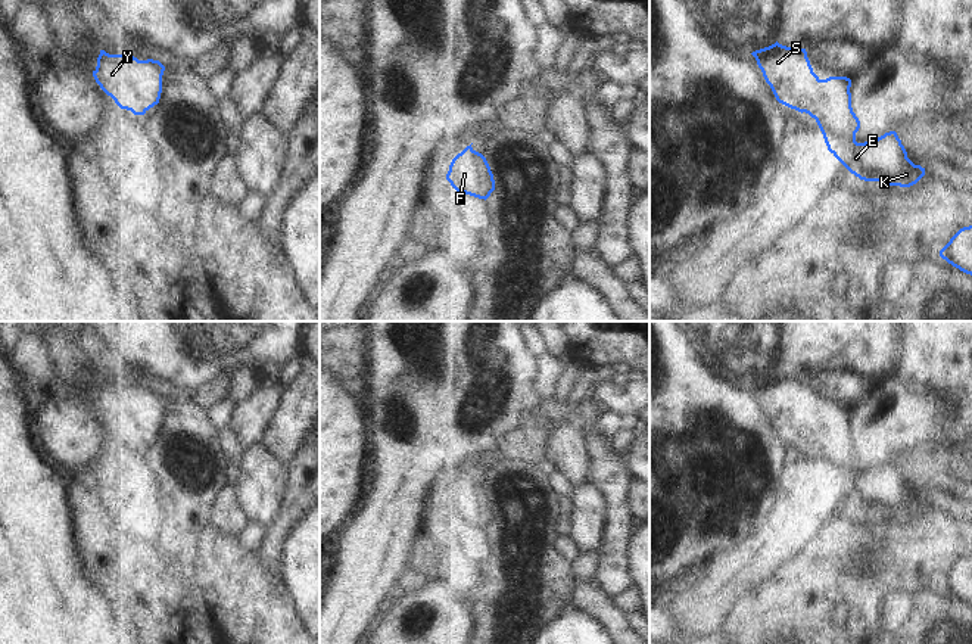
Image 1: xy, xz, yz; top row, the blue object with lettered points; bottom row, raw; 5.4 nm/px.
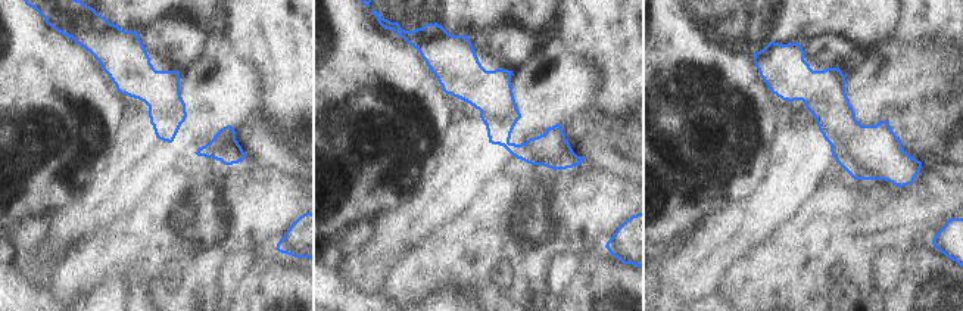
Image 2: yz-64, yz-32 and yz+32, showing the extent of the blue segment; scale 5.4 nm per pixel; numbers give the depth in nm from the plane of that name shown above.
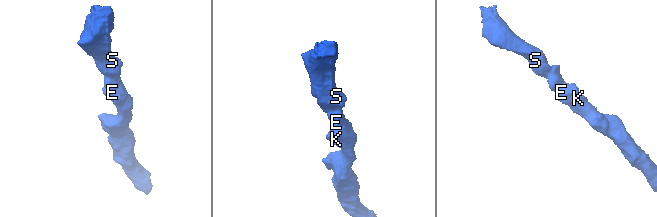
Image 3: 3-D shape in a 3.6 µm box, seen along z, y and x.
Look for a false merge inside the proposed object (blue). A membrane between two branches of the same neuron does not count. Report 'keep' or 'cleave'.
keep

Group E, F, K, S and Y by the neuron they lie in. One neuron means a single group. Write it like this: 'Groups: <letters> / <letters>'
Groups: E F K S Y

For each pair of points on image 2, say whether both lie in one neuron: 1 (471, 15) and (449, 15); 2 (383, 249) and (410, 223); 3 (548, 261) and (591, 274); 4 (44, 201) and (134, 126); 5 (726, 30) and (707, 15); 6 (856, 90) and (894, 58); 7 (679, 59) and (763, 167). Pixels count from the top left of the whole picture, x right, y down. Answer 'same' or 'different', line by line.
1: same
2: same
3: different
4: same
5: same
6: same
7: same

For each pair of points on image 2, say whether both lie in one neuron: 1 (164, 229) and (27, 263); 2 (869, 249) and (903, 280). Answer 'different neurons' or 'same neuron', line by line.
1: same neuron
2: different neurons

